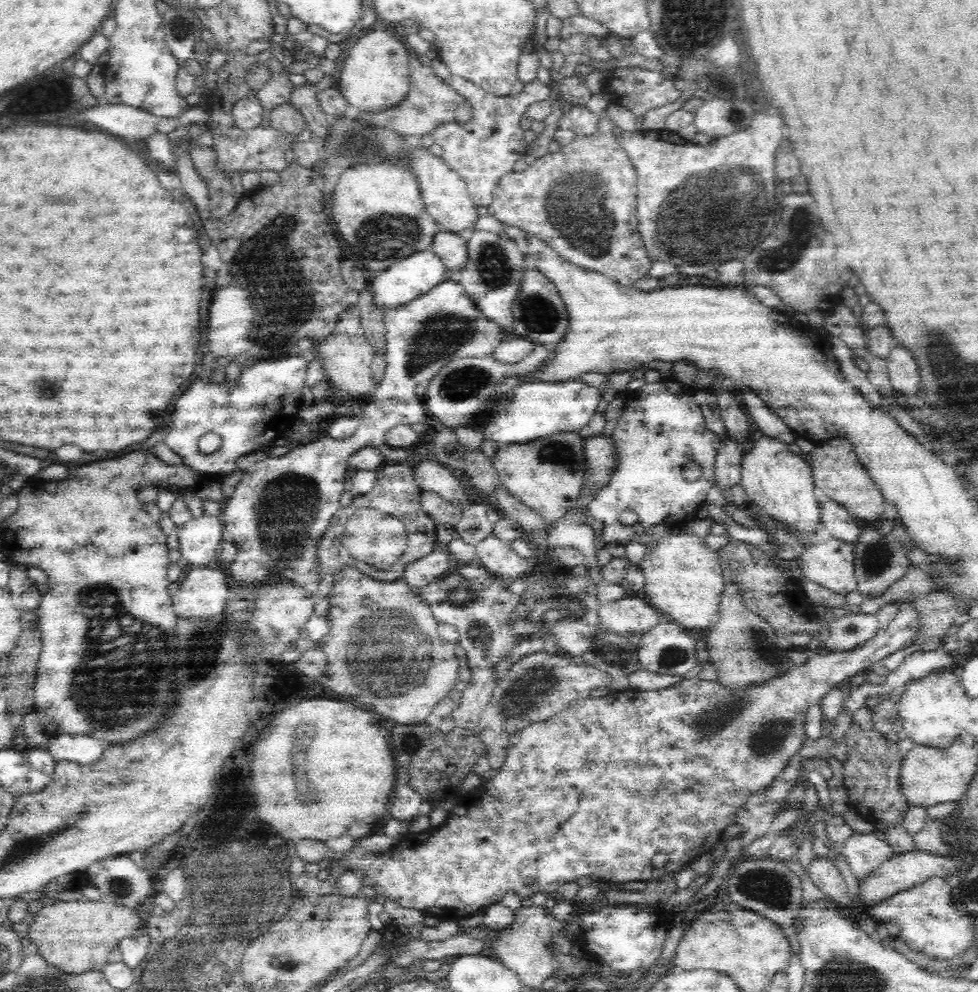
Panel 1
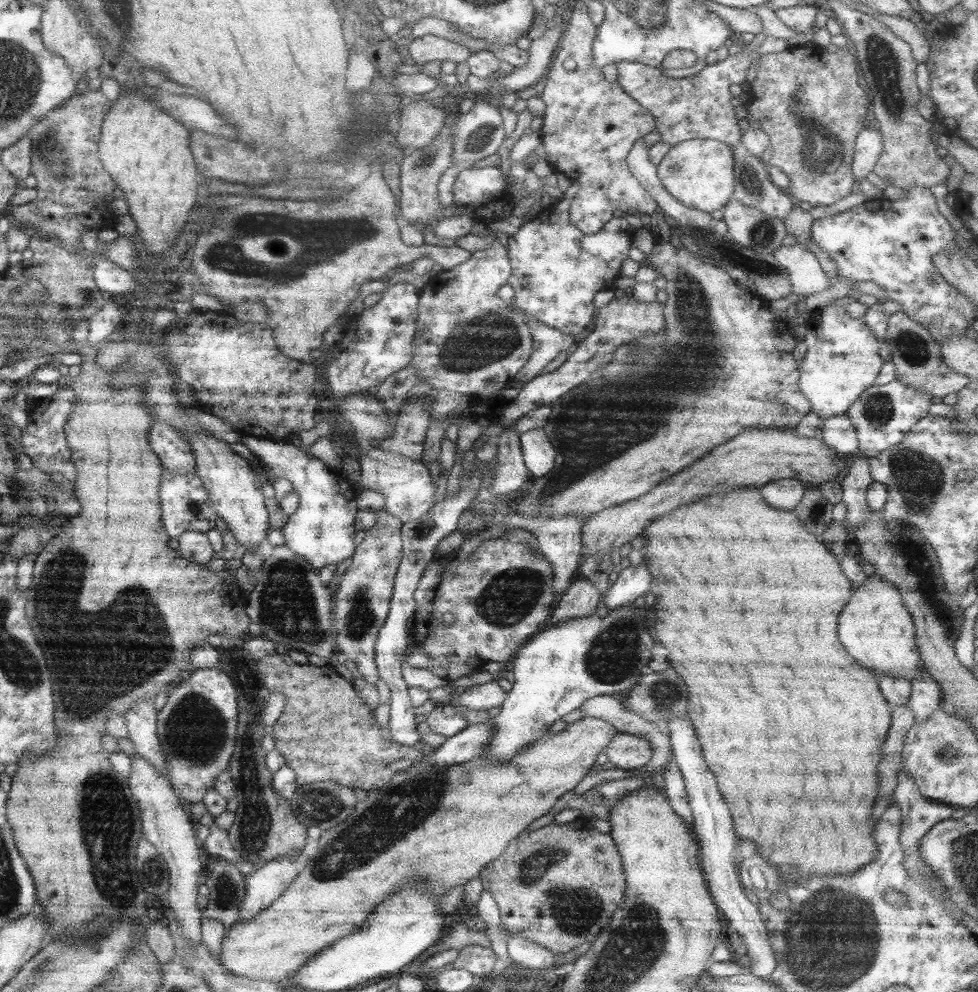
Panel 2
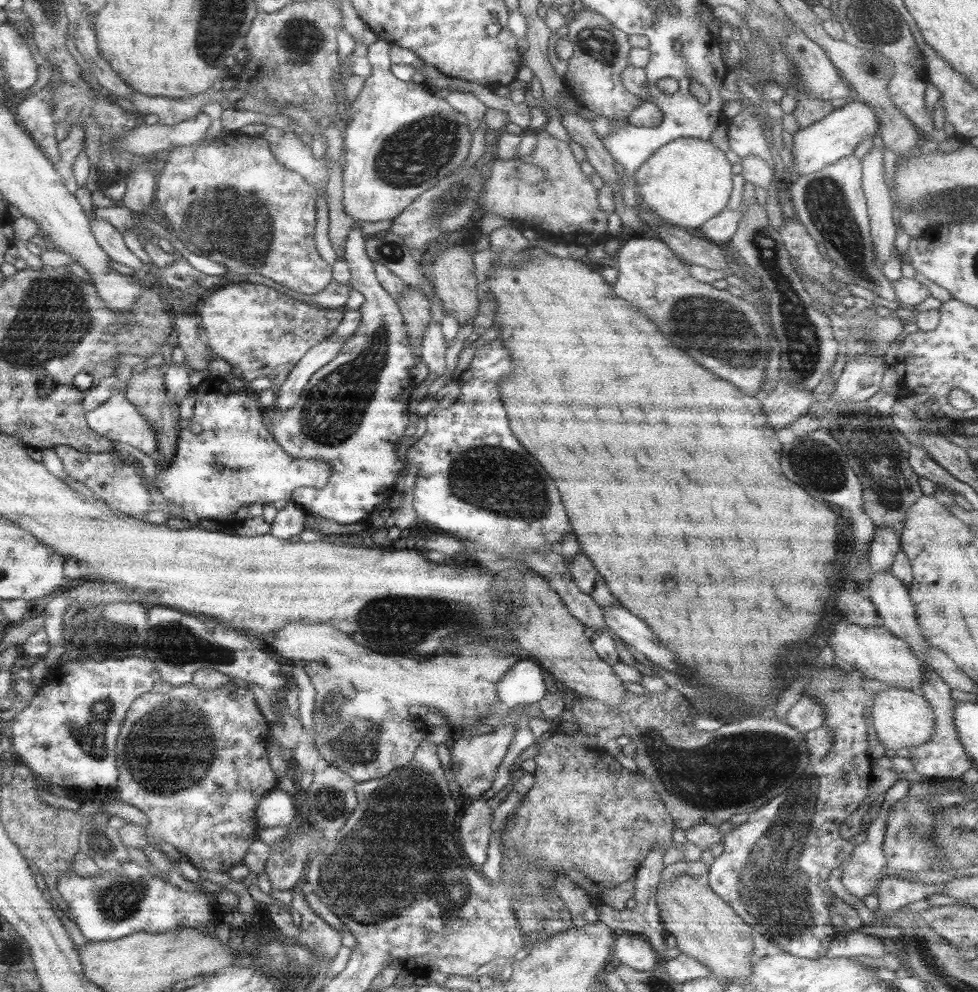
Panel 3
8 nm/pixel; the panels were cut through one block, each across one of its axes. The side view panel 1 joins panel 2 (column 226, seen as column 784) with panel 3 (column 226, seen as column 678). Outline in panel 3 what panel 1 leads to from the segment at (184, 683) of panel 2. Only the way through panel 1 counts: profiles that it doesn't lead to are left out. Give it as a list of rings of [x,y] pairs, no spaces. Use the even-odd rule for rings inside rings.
[[[233,681],[223,683],[215,690],[199,690],[190,682],[179,686],[171,687],[163,694],[151,692],[140,694],[139,698],[135,698],[131,702],[131,706],[127,709],[127,714],[122,720],[119,734],[117,735],[114,760],[117,766],[116,788],[114,793],[119,796],[120,802],[127,804],[137,811],[141,812],[147,818],[144,833],[148,844],[158,847],[161,843],[171,844],[181,856],[185,856],[187,860],[198,870],[205,872],[227,872],[231,866],[241,864],[243,855],[247,852],[247,847],[256,838],[259,830],[255,821],[255,808],[259,799],[272,789],[276,788],[277,780],[268,764],[266,747],[269,741],[268,721],[263,718],[259,712],[256,702],[253,699],[251,691],[247,688],[241,688]]]

